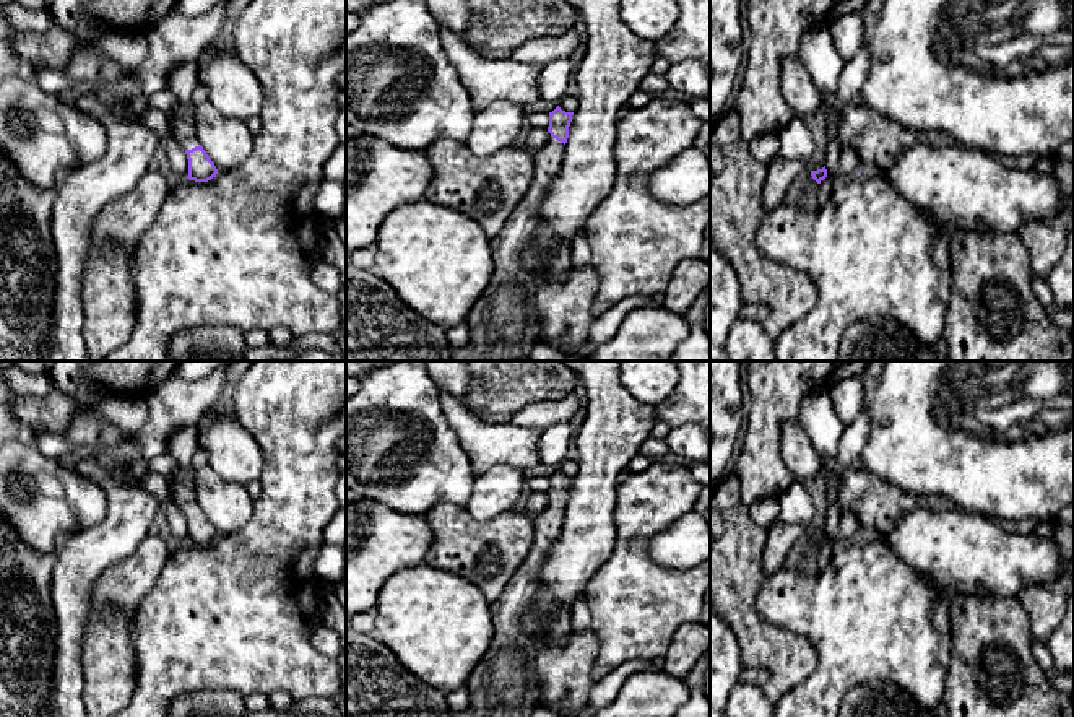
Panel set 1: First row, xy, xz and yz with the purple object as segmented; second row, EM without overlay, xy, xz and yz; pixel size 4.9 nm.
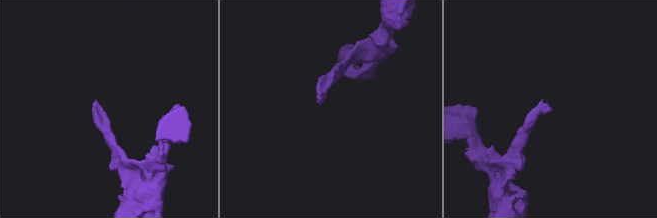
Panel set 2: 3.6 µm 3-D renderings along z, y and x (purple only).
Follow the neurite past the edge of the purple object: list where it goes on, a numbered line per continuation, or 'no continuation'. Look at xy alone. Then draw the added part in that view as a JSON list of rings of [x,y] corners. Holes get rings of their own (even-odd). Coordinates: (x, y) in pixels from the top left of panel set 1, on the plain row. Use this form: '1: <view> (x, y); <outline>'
1: xy (182, 482); [[[182,468],[175,470],[169,476],[169,488],[175,506],[184,514],[200,511],[200,504],[195,494],[195,470],[182,470]]]

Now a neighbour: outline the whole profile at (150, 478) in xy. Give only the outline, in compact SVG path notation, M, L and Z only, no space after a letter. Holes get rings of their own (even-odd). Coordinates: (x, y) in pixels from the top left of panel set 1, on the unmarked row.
M145 465L140 468L135 481L138 481L146 491L149 491L161 506L169 532L177 541L184 545L188 541L188 524L185 514L171 499L169 476L159 473L156 468Z

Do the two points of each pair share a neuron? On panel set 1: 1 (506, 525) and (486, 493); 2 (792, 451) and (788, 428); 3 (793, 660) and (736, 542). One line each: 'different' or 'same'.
1: different
2: same
3: same

